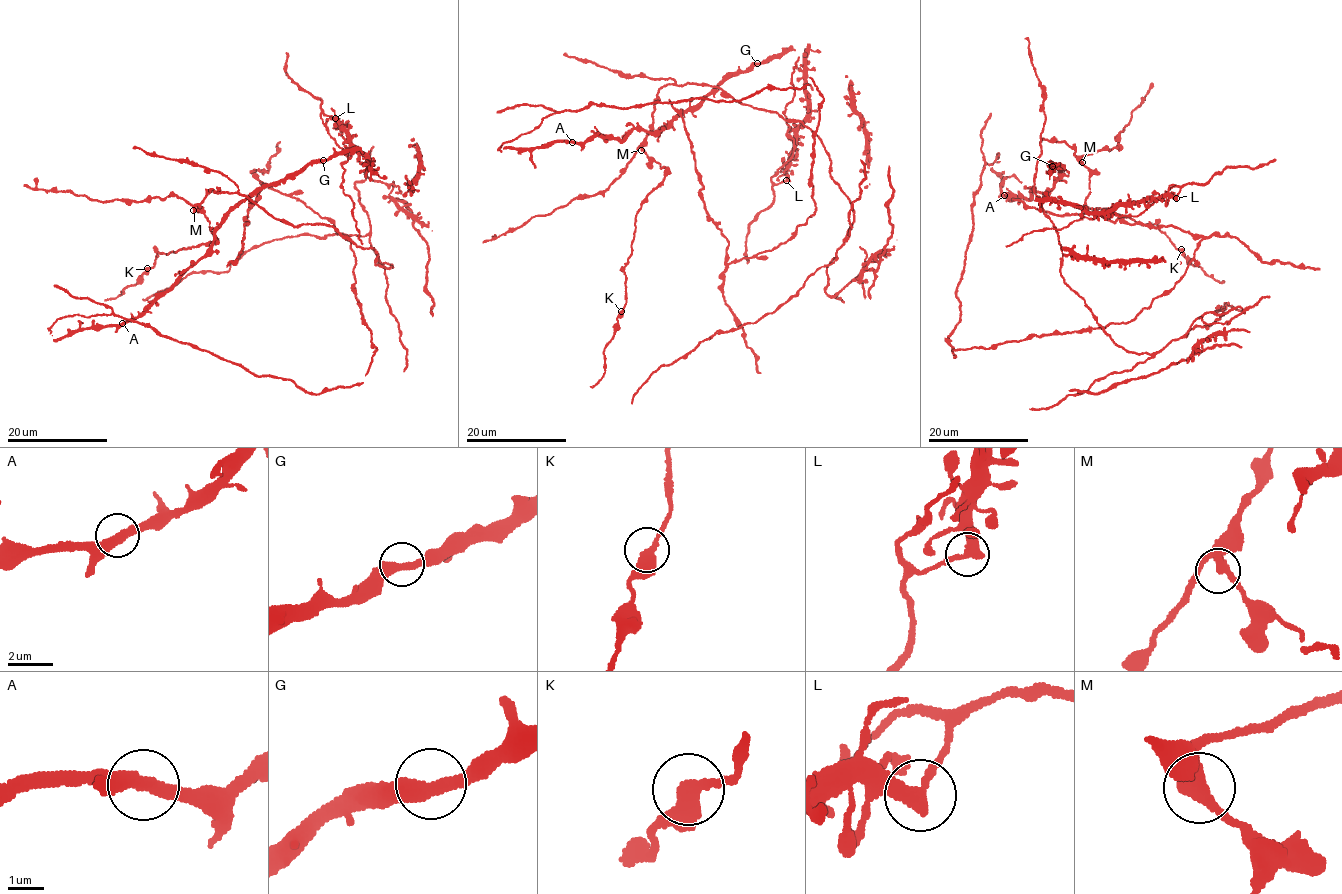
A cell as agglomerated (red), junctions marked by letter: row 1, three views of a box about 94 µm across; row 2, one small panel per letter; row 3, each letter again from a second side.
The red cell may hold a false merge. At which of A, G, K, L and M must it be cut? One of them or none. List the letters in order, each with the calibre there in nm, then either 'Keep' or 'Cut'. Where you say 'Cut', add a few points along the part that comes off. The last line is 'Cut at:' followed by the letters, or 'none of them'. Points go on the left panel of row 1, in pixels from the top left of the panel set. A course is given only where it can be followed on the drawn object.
A: Thickness 400 nm. Keep
G: Thickness 400 nm. Keep
K: Thickness 380 nm. Keep
L: Thickness 400 nm. Cut
M: Thickness 400 nm. Keep
Cut at: L

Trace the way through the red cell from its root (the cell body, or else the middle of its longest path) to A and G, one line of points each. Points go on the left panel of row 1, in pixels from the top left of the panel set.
A: (50, 333), (53, 339), (62, 339), (74, 331), (122, 323)
G: (50, 333), (62, 339), (74, 331), (139, 317), (204, 257), (213, 232), (236, 206), (323, 160)

